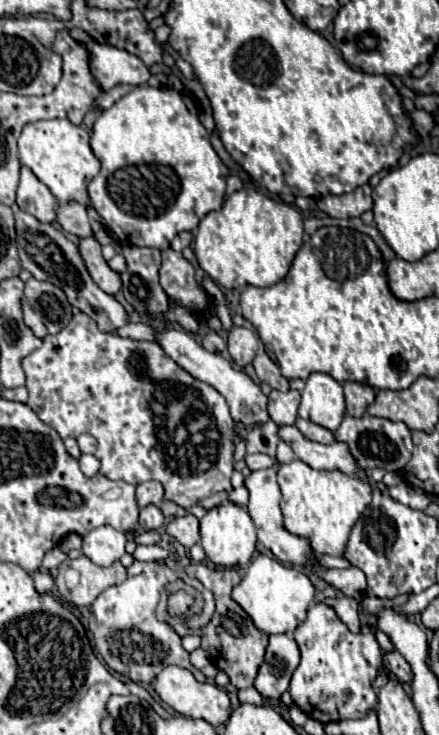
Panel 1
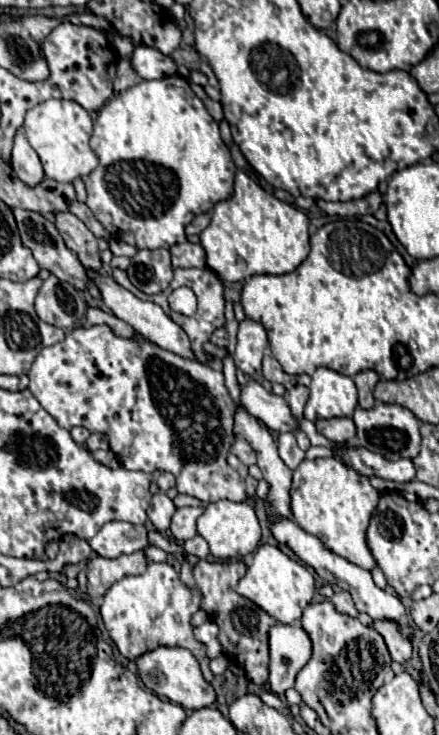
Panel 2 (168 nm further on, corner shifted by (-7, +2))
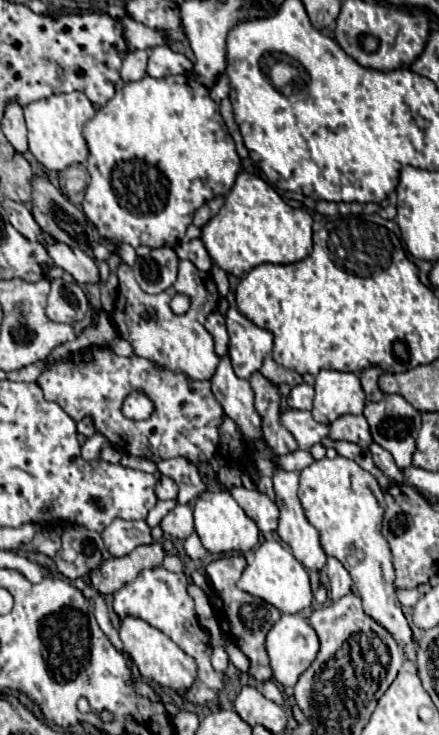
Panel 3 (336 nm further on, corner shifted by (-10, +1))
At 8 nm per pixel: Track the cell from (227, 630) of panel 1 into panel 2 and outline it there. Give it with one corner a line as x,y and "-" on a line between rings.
199,561
193,567
193,577
195,577
197,589
201,589
201,593
203,593
201,609
219,627
219,643
223,647
223,653
245,671
245,675
251,683
265,685
267,675
269,675
269,671
267,671
269,629
271,629
271,625
275,625
275,619
269,617
263,609
259,609
249,599
235,593
235,585
237,585
239,577
245,575
245,569
247,567
241,561
233,561
233,563

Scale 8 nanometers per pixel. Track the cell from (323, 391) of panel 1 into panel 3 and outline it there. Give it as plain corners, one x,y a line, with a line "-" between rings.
320,370
316,376
312,416
316,422
334,422
344,414
362,414
364,390
354,372

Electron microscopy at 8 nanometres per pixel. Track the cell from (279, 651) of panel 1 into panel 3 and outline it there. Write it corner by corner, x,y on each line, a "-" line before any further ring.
284,614
268,632
266,636
266,652
270,656
270,666
274,672
274,678
282,684
282,686
294,686
300,678
300,674
312,664
312,660
316,658
320,648
318,642
318,634
316,630
302,618
302,616
290,616

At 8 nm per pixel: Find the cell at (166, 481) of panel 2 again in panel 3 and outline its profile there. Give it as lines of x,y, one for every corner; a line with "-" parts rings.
186,458
158,462
158,470
178,484
178,504
188,504
192,498
204,492
204,482
200,480
196,466
192,466
192,462
188,462

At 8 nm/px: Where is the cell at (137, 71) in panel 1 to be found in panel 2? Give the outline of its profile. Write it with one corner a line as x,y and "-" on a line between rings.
138,45
131,53
133,69
139,73
141,79
161,79
161,77
171,77
175,75
175,63
171,57
159,53
157,49

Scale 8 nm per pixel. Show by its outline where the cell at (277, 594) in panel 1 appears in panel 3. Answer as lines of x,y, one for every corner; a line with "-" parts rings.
266,540
254,550
254,562
246,566
242,572
242,578
238,580
240,590
258,596
272,606
276,606
282,614
298,614
306,608
310,608
312,602
312,590
310,590
310,580
308,572
304,566
276,540

